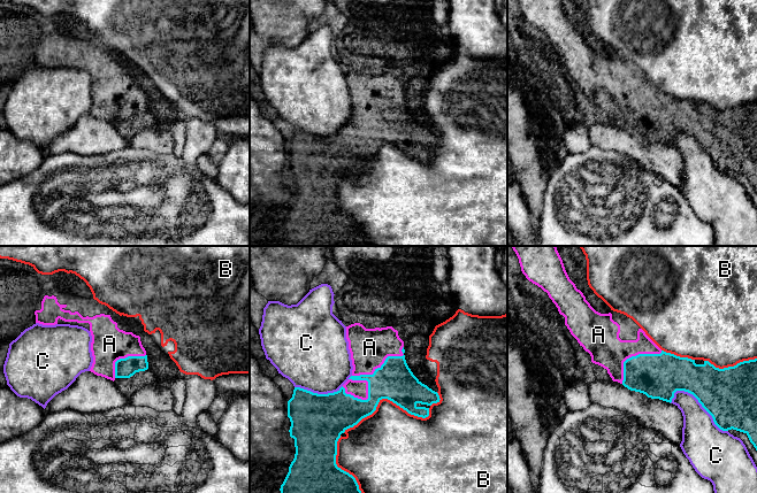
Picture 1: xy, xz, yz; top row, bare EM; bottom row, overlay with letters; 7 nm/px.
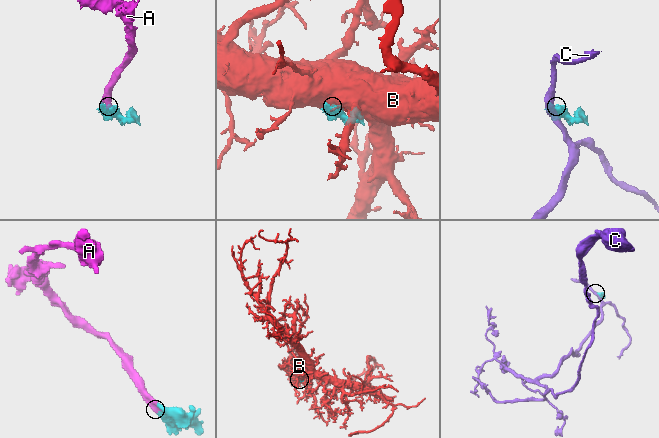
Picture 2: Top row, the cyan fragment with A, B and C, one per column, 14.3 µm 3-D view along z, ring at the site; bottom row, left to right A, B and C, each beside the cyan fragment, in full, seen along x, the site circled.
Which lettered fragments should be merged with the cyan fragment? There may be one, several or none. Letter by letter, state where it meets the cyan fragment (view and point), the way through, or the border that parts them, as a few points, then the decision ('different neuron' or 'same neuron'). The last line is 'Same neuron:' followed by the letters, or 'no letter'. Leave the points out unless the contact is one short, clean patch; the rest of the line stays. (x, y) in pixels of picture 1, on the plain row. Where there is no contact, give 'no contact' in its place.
A: meets cyan in xz at (383, 106); same neuron
B: meets cyan in xz at (387, 140); different neuron
C: meets cyan in yz at (702, 148); different neuron
Same neuron: A

